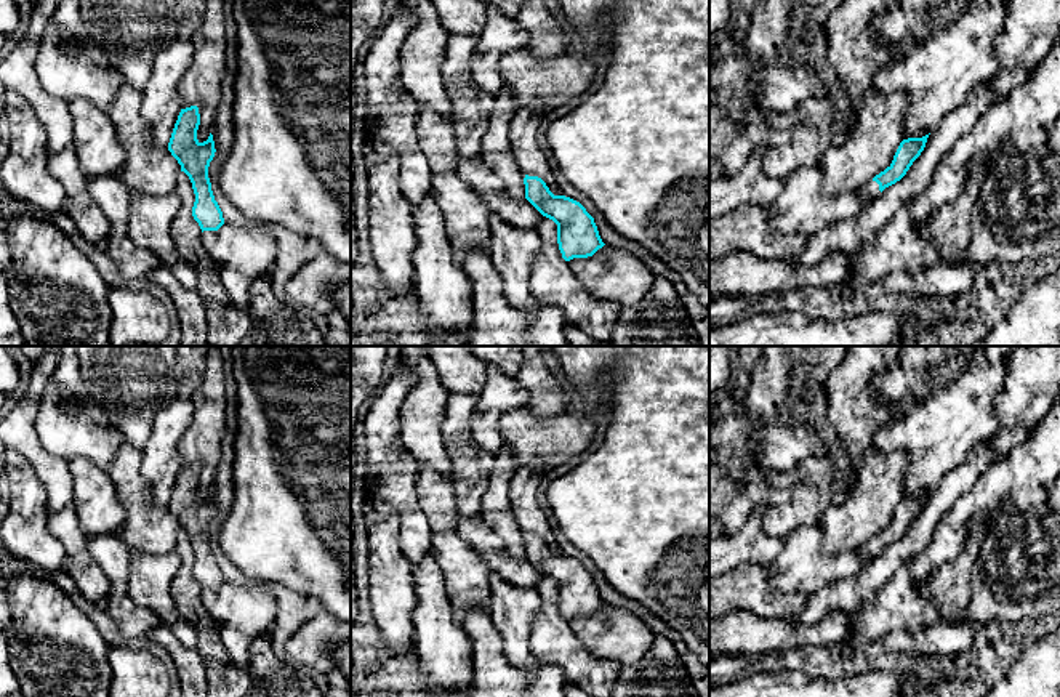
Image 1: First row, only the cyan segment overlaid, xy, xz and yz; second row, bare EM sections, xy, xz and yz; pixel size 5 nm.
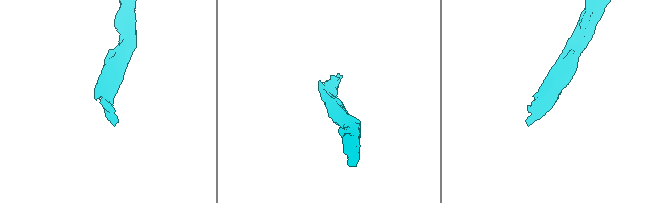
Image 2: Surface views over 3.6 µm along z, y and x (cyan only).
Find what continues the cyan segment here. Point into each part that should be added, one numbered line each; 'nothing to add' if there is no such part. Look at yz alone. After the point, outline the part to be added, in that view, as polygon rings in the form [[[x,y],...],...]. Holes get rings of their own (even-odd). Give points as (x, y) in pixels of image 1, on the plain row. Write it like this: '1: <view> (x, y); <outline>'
1: yz (870, 550); [[[869,540],[868,543],[865,543],[863,546],[860,546],[860,554],[861,559],[868,564],[869,561],[873,561],[874,558],[877,558],[881,553],[879,550],[879,543],[876,540]]]

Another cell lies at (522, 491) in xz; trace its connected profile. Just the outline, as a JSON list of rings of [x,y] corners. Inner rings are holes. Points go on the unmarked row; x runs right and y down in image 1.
[[[538,461],[517,468],[509,484],[509,502],[524,534],[541,537],[554,554],[564,554],[536,498],[548,469]]]

